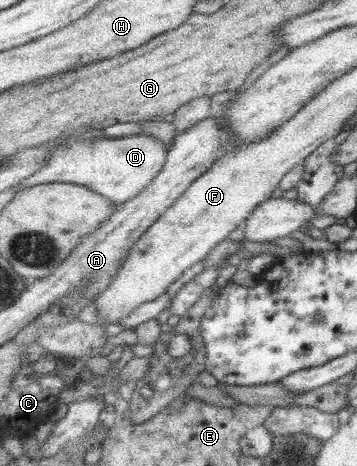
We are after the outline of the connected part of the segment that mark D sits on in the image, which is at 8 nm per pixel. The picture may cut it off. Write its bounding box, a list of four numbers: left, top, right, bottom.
[16,132,169,206]

